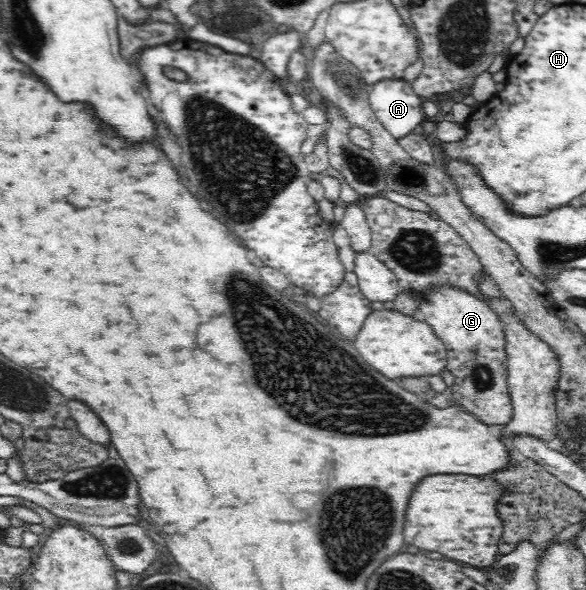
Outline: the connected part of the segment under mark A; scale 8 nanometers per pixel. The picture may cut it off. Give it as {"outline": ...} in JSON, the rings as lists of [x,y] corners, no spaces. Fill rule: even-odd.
{"outline":[[[385,79],[370,86],[368,95],[373,117],[397,141],[420,129],[424,100],[415,94],[410,83]]]}

